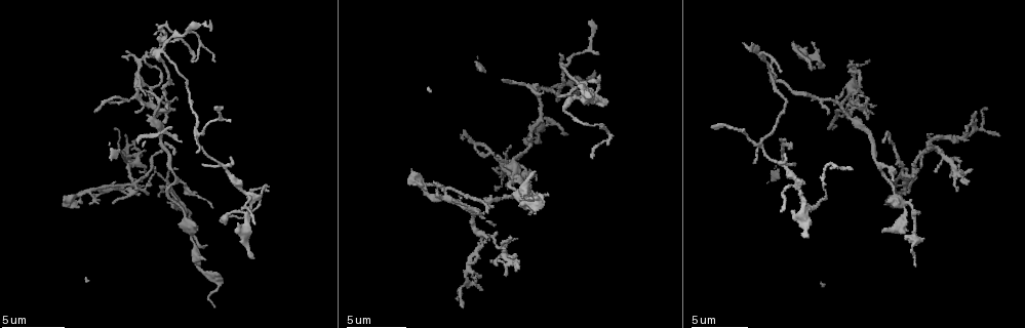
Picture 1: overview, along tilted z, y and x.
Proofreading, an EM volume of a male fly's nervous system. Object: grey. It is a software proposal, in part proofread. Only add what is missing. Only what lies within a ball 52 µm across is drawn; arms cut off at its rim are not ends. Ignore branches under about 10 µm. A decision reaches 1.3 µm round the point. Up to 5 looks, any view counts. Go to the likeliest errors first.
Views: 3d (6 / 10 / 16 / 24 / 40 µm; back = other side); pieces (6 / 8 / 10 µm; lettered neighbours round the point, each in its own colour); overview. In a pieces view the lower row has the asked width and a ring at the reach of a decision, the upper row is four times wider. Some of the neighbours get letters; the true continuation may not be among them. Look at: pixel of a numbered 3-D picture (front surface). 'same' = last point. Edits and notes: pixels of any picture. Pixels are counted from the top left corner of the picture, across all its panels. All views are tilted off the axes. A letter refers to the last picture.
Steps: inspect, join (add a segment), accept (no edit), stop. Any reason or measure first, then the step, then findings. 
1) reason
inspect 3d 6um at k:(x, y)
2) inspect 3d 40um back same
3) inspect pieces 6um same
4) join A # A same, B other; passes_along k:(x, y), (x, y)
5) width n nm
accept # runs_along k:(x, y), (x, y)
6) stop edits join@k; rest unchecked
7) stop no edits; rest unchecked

branch stops here
inspect pieces 8um at 1:(251, 254)

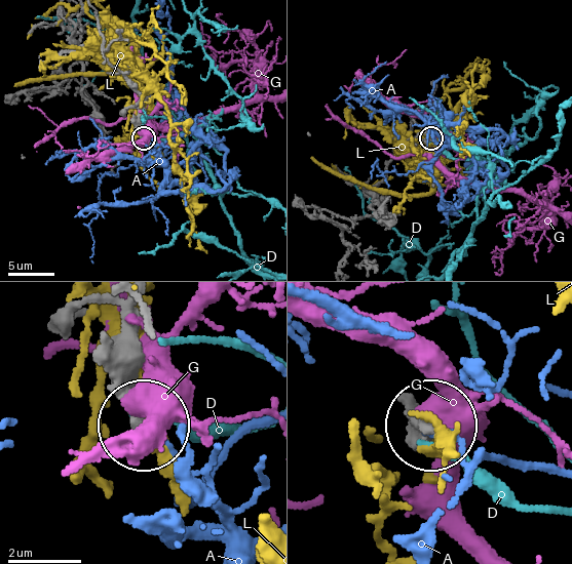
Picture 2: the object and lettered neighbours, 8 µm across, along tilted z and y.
accept # A other, D other, G other, L other; runs_along 2:(131, 305), (128, 395), (140, 420); none of them fits

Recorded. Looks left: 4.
tapers out
inspect 3d 10um at 1:(180, 142)

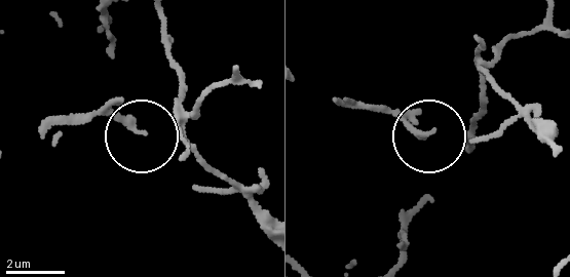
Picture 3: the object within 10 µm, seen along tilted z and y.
see the neighbours
inspect pieces 10um at 3:(427, 133)

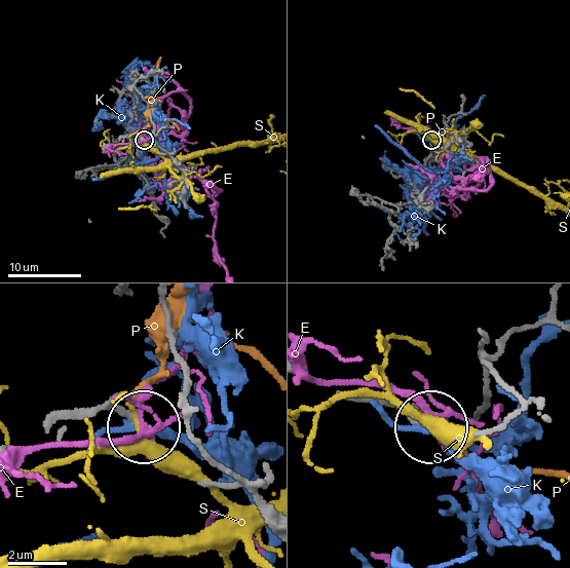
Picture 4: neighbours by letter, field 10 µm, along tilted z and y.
width 200 nm
accept # E other, K other, P other, S other; no lettered segment goes on from it

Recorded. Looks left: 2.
branch stops here
inspect pieces 6um at 1:(811, 68)

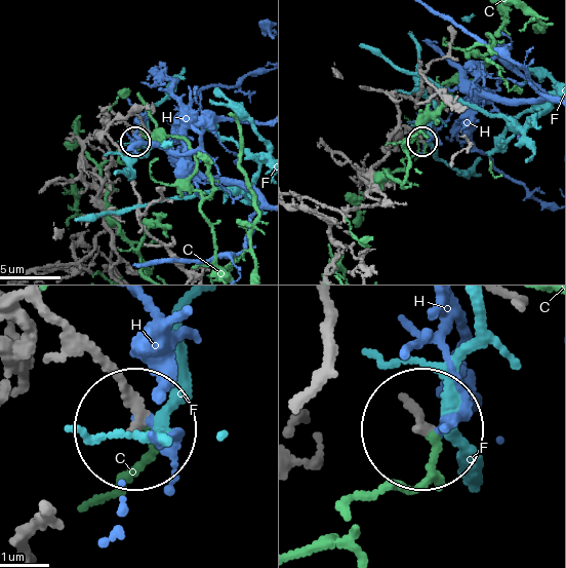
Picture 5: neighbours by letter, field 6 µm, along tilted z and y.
accept # C other, F other, H other; none of them fits

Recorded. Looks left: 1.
stop no edits; rest unchecked

